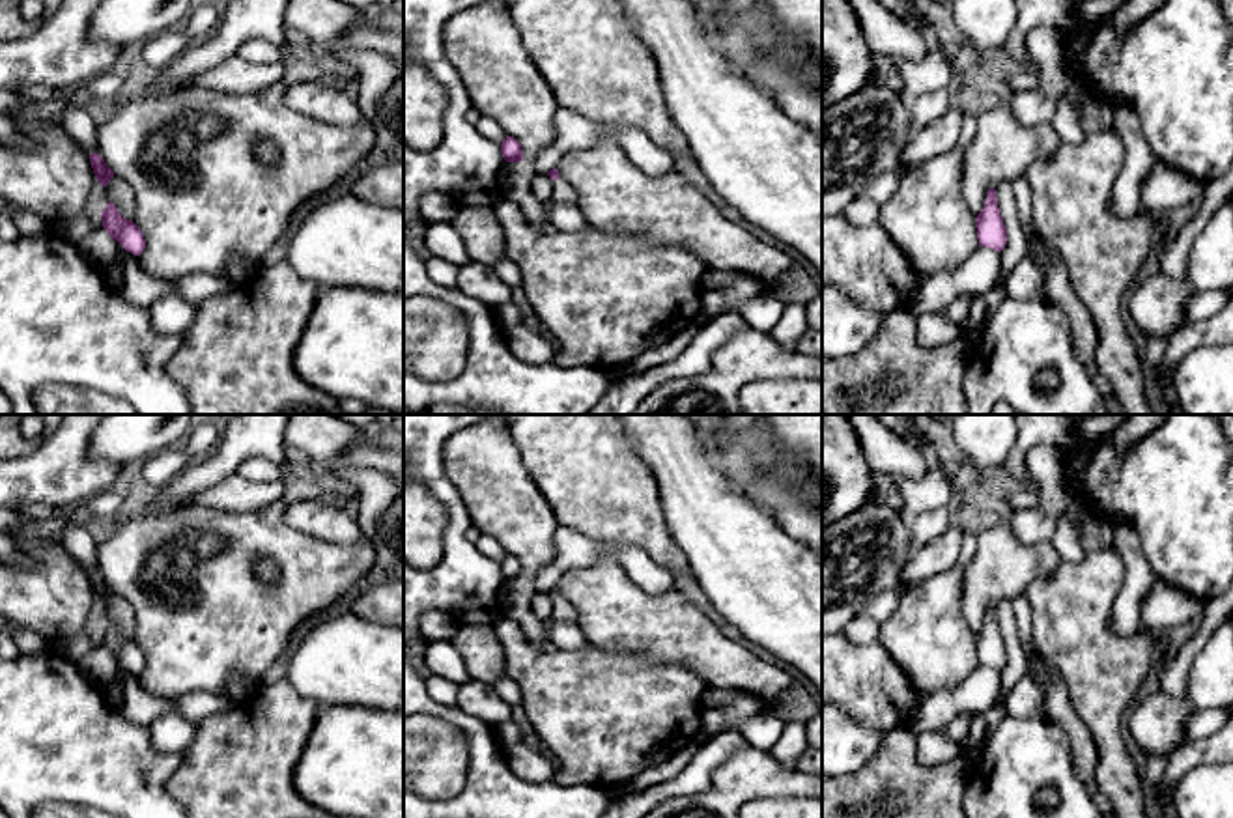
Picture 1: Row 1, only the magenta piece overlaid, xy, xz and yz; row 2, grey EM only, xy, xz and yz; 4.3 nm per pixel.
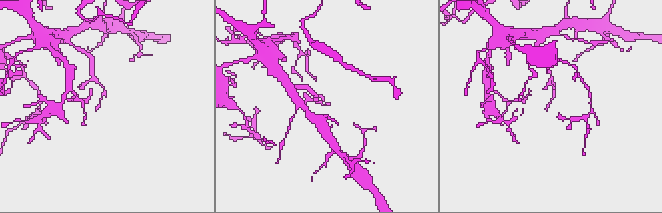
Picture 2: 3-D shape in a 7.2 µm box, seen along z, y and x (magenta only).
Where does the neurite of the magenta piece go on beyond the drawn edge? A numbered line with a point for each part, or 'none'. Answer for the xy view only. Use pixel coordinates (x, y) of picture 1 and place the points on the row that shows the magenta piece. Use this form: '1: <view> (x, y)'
none

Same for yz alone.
none

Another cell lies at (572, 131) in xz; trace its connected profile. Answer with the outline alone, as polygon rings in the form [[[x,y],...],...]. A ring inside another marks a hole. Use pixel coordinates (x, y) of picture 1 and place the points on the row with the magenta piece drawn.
[[[559,108],[555,114],[555,140],[542,148],[532,161],[525,162],[531,164],[534,174],[547,174],[564,153],[592,148],[603,138],[611,138],[648,176],[667,174],[674,168],[674,155],[652,142],[645,133],[615,129],[566,108]]]

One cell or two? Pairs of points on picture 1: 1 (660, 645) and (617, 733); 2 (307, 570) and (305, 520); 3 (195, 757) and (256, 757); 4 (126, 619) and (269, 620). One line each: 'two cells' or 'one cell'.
1: two cells
2: two cells
3: one cell
4: two cells

